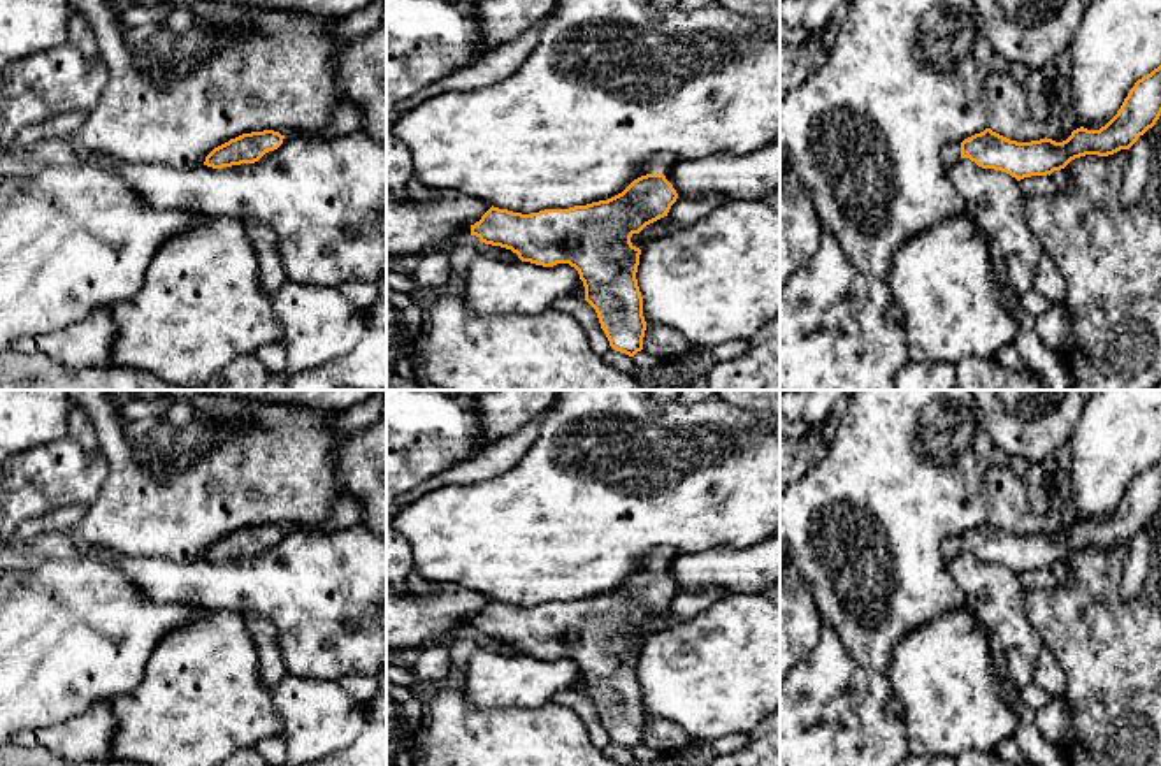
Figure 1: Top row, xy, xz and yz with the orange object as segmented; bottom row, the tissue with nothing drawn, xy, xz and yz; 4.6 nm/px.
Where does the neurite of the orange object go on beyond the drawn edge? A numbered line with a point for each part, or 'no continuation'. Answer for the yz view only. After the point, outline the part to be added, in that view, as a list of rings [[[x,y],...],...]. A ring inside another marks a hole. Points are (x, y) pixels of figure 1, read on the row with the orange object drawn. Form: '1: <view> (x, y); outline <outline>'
1: yz (951, 153); outline [[[961,142],[945,144],[941,149],[941,160],[947,172],[961,160]]]

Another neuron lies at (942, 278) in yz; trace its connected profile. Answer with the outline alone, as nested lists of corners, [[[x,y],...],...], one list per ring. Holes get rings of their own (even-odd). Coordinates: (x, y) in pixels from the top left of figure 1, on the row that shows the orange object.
[[[968,214],[908,237],[894,253],[883,281],[905,313],[906,355],[912,362],[957,365],[968,357],[992,360],[998,350],[1015,341],[1019,325],[1003,306],[987,235]]]

